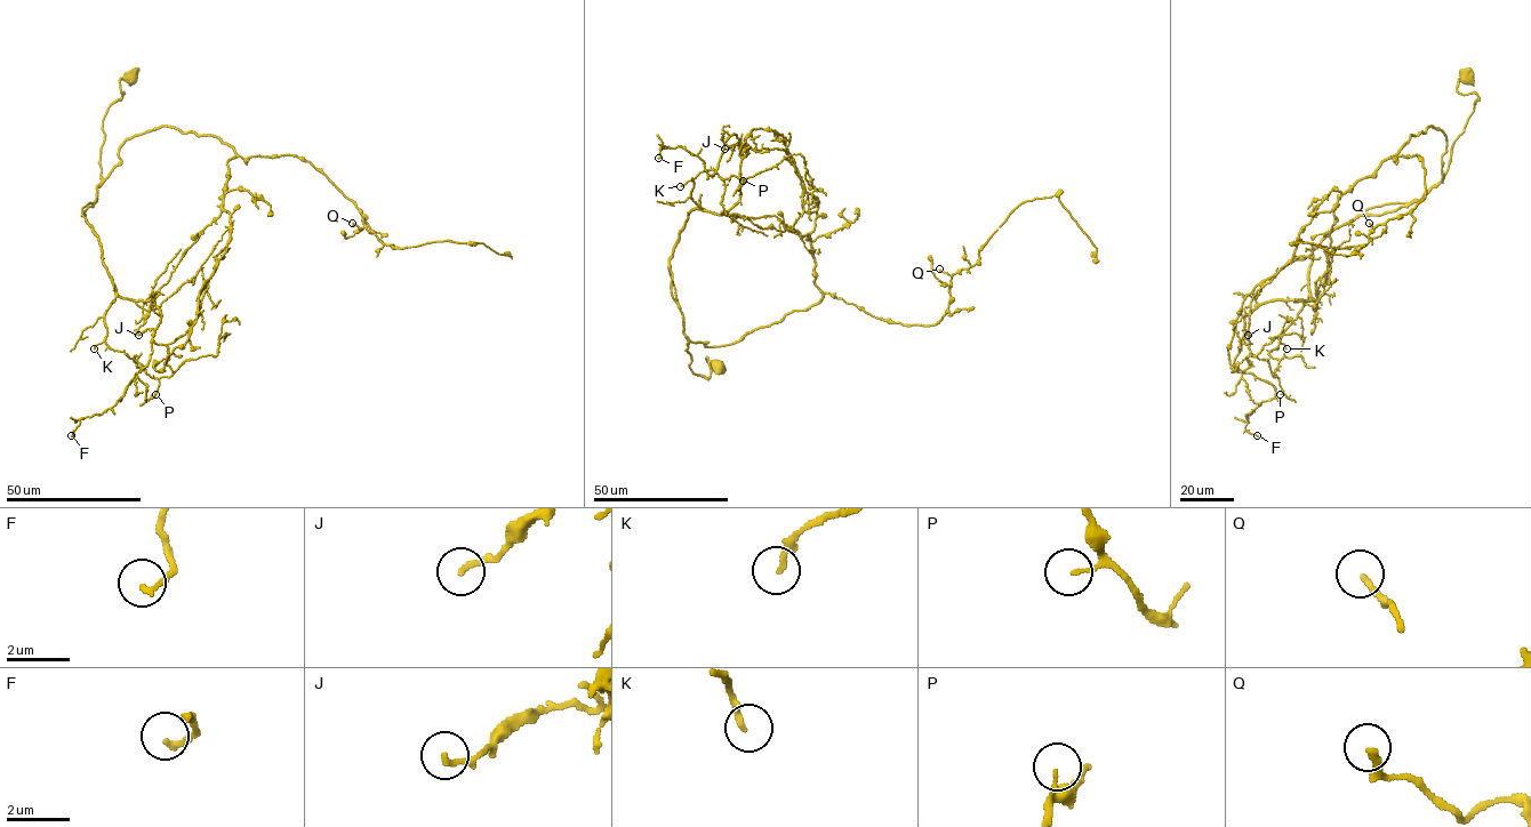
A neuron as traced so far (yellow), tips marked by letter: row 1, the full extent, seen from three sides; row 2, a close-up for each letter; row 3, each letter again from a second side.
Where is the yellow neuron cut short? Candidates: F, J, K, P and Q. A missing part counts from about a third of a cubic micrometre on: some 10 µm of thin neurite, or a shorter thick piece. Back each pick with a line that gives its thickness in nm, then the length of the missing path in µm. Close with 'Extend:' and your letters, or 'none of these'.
Q: 220 nm thick; about 5 µm are missing
Extend: Q

